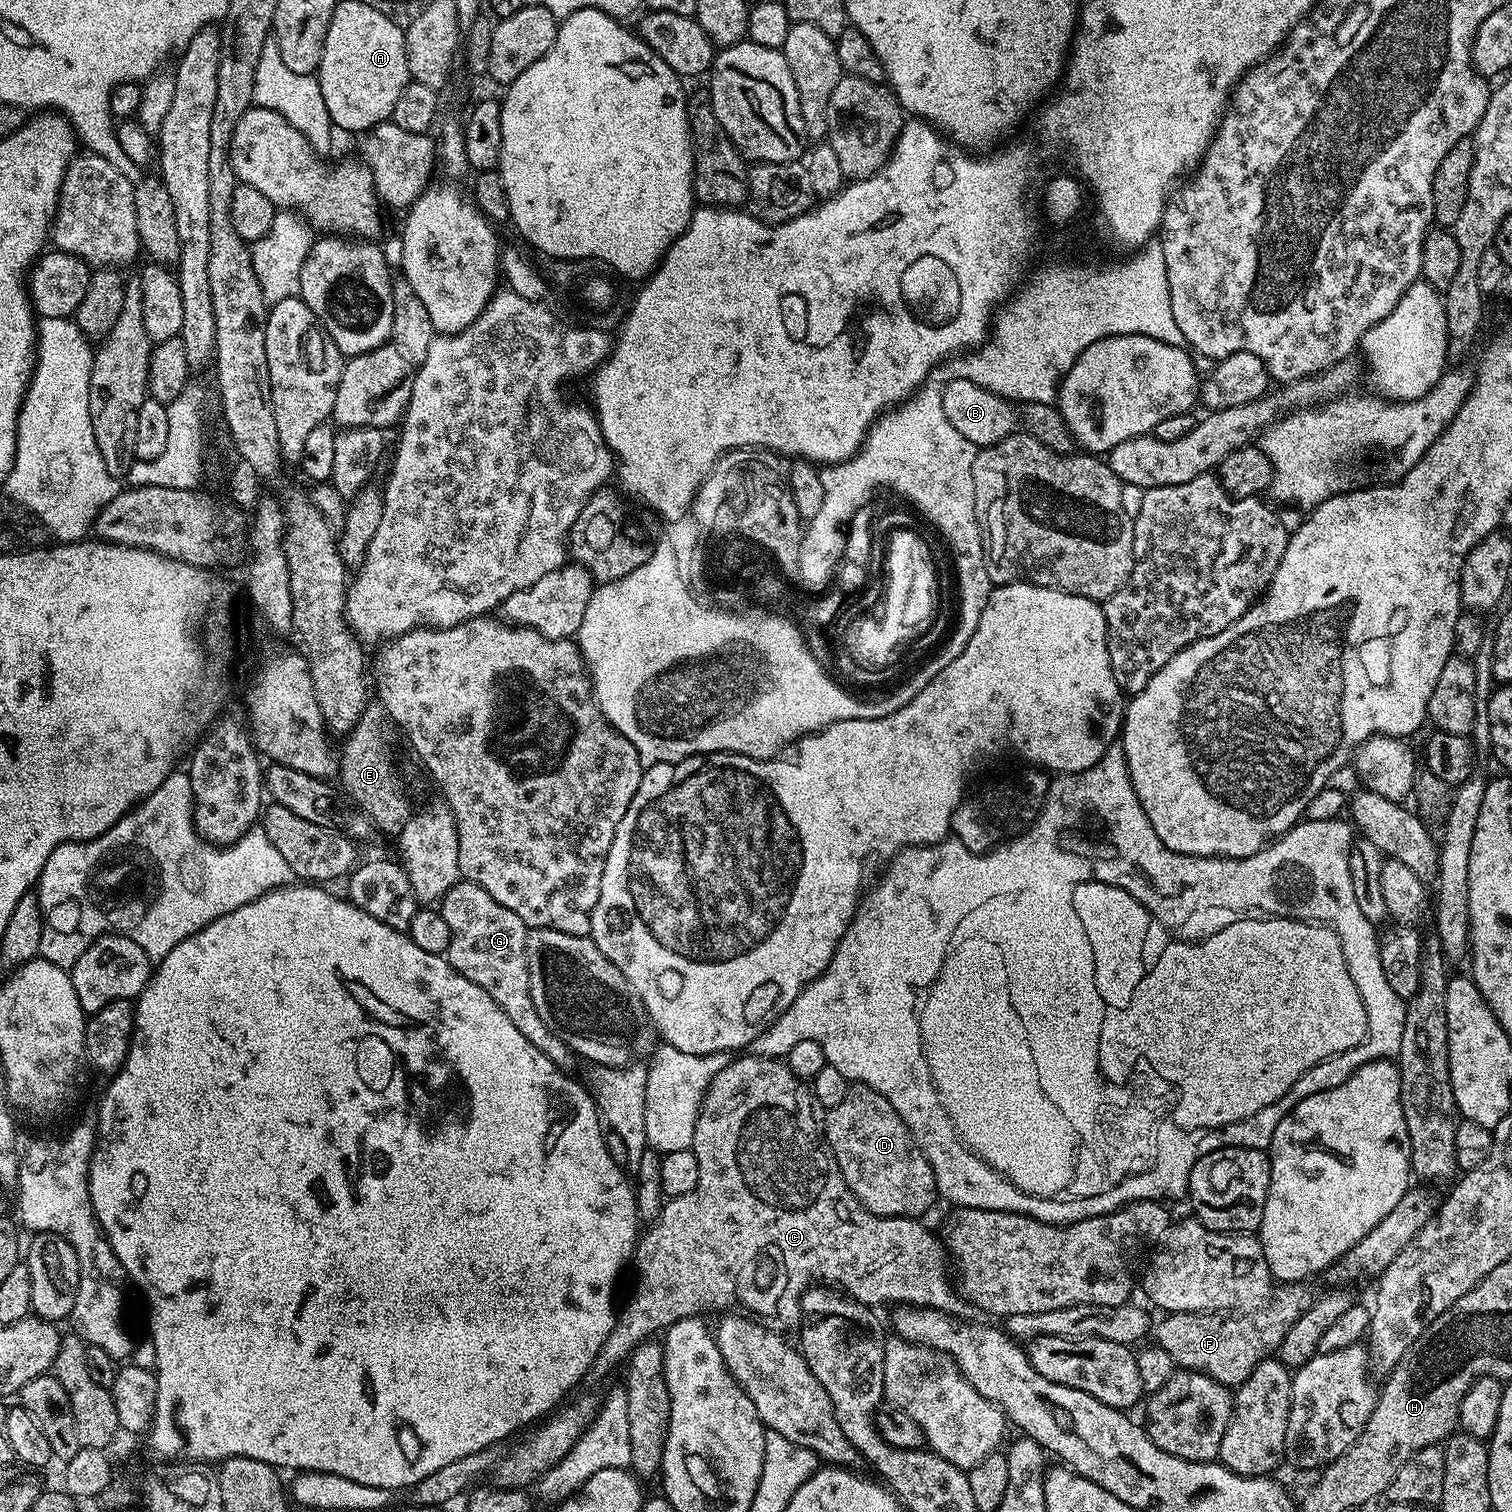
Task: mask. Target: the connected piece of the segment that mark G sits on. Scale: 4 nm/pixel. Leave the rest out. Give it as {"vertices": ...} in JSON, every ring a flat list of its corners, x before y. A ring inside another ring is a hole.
{"vertices":[[463,878,442,897,438,910,442,918,446,918,446,926,450,926,450,946,446,953,448,965,458,974,470,978,470,982,482,986,482,990,502,1006,506,1018,518,1026,526,1042,538,1046,554,1066,571,1073,572,1067,578,1063,576,1053,562,1042,558,1034,554,1034,554,1030,550,1030,550,1026,546,1026,546,1022,542,1022,542,1018,538,1018,534,998,530,998,530,974,524,957,528,925,514,914,514,910,506,910,502,902,494,902,482,886]]}

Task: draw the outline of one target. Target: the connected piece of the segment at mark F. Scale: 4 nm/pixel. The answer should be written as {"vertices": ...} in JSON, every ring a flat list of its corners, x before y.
{"vertices":[[1300,1282,1281,1283,1263,1306,1239,1314,1170,1312,1161,1315,1161,1320,1154,1324,1154,1343,1170,1354,1173,1365,1190,1372,1205,1372,1220,1384,1238,1386,1258,1362,1269,1359,1279,1349,1290,1326,1298,1322,1306,1307,1304,1287]]}

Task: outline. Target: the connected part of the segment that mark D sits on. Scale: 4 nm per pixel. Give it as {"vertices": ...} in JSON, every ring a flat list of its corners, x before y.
{"vertices":[[849,1087,846,1098,842,1098,838,1106,827,1109,823,1122,828,1149,834,1154,838,1170,842,1170,842,1178,846,1178,846,1186,850,1186,861,1208,870,1210,875,1216,920,1218,932,1203,937,1203,930,1162,926,1162,898,1110,894,1110,878,1090]]}

